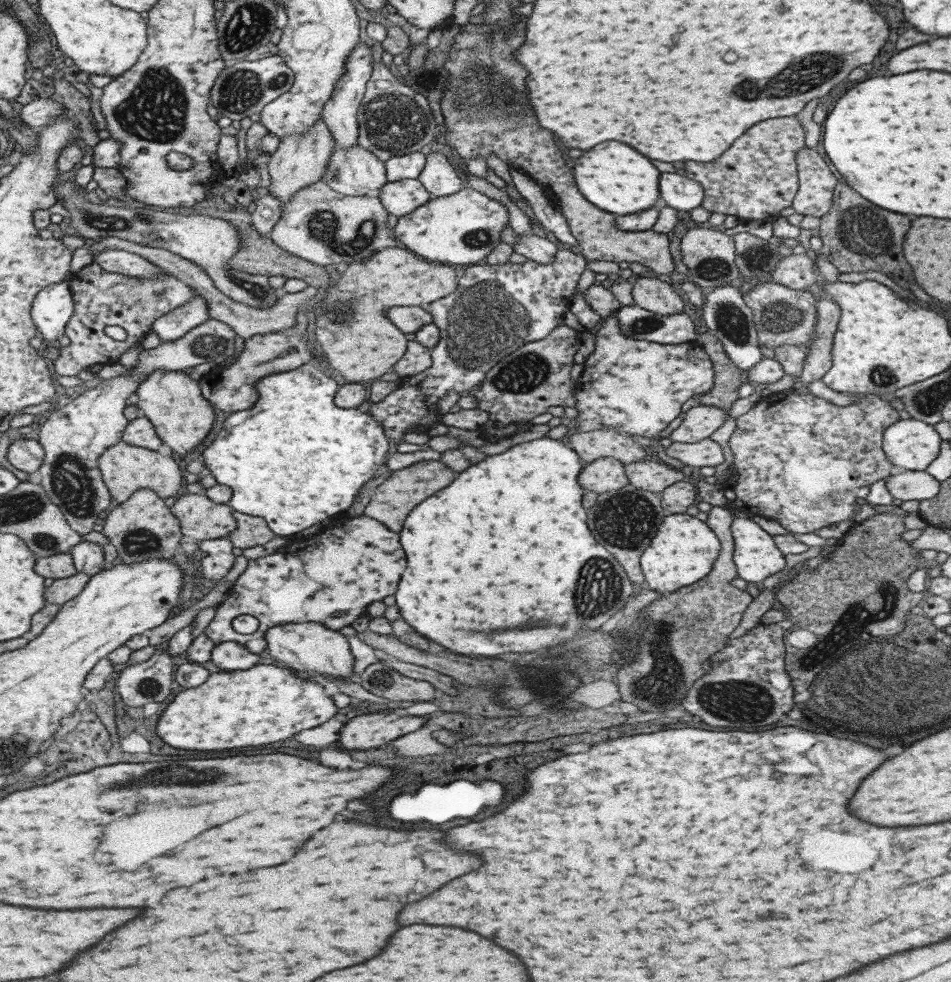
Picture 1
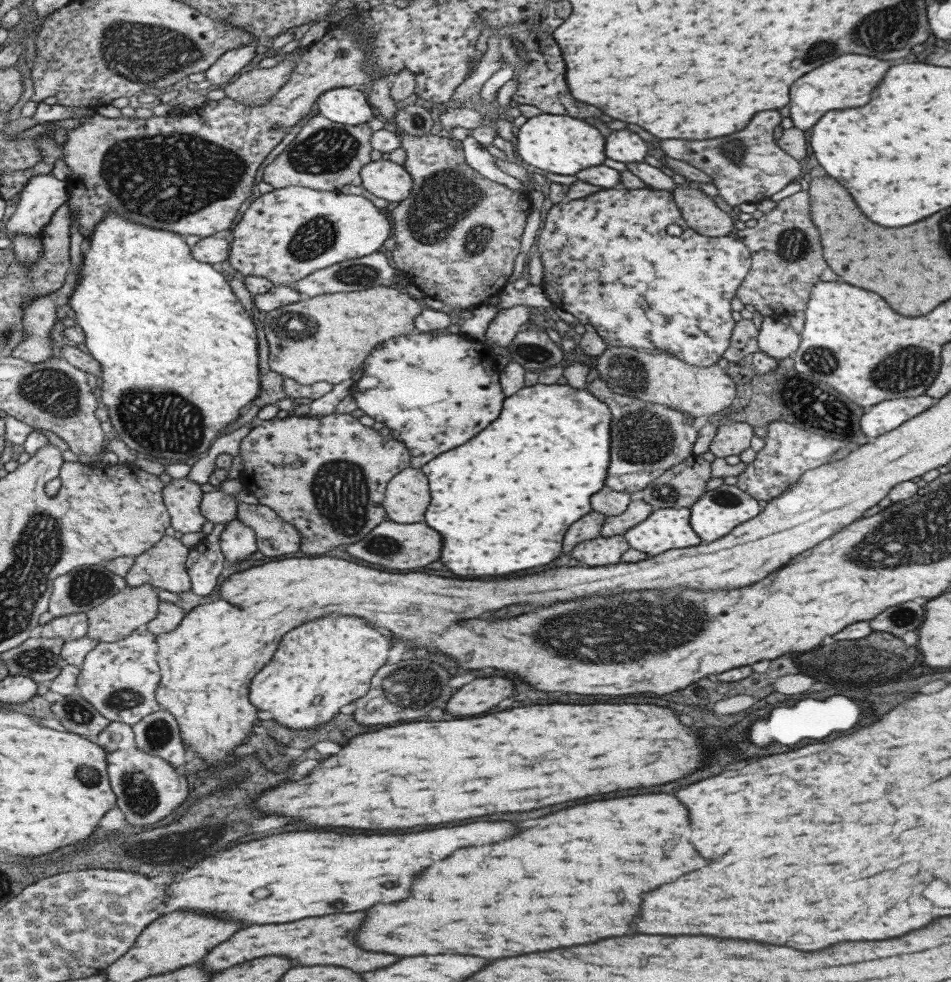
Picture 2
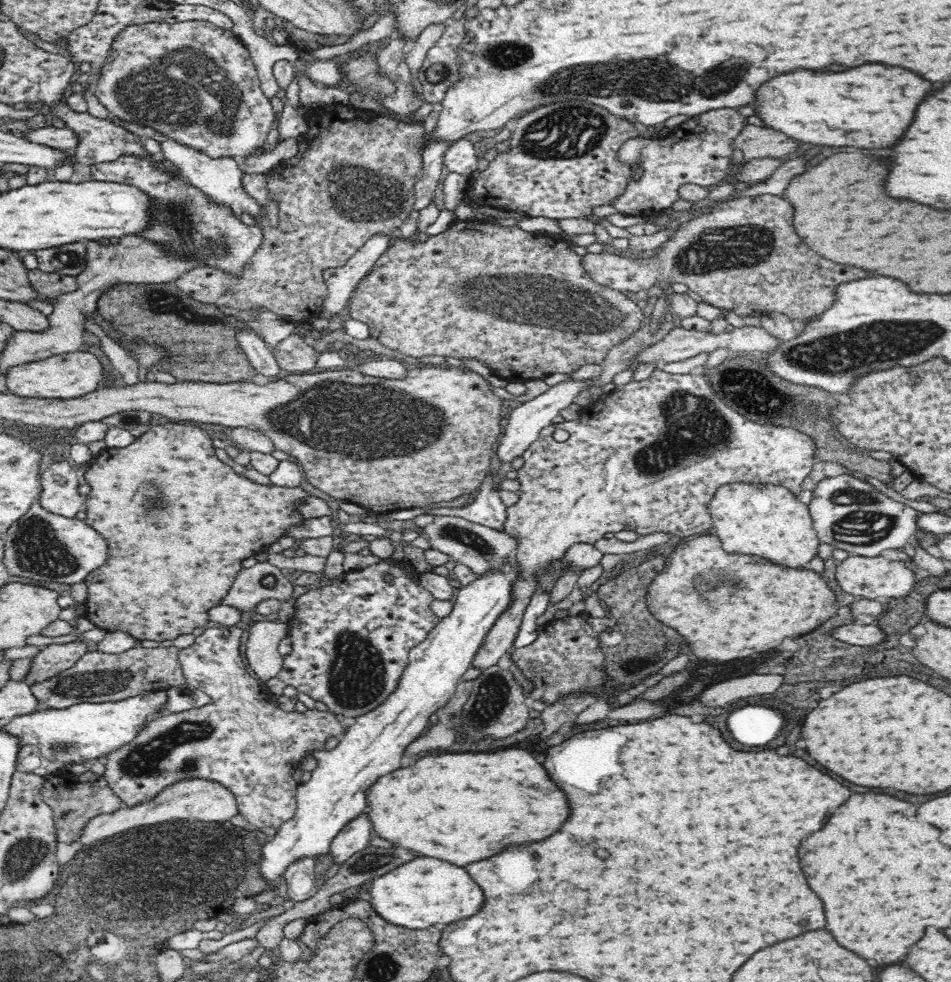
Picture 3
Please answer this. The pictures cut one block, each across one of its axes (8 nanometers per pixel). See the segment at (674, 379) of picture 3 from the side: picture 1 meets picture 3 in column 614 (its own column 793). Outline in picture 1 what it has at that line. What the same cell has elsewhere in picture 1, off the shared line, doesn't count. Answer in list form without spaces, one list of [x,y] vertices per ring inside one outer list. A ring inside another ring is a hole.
[[[792,389],[758,398],[753,408],[736,419],[737,428],[729,440],[731,452],[733,453],[731,458],[732,476],[723,487],[728,505],[745,512],[749,516],[757,514],[758,516],[770,518],[770,520],[777,520],[782,528],[793,534],[808,534],[808,532],[815,532],[825,526],[850,519],[854,512],[860,508],[860,505],[856,503],[856,493],[858,493],[859,489],[865,486],[870,487],[878,480],[887,480],[890,476],[890,470],[894,468],[894,465],[886,458],[886,453],[882,448],[882,441],[886,427],[900,420],[898,412],[896,408],[890,405],[888,400],[884,400],[879,395],[861,395],[857,401],[852,401],[844,406],[834,404],[810,393],[800,393]]]

